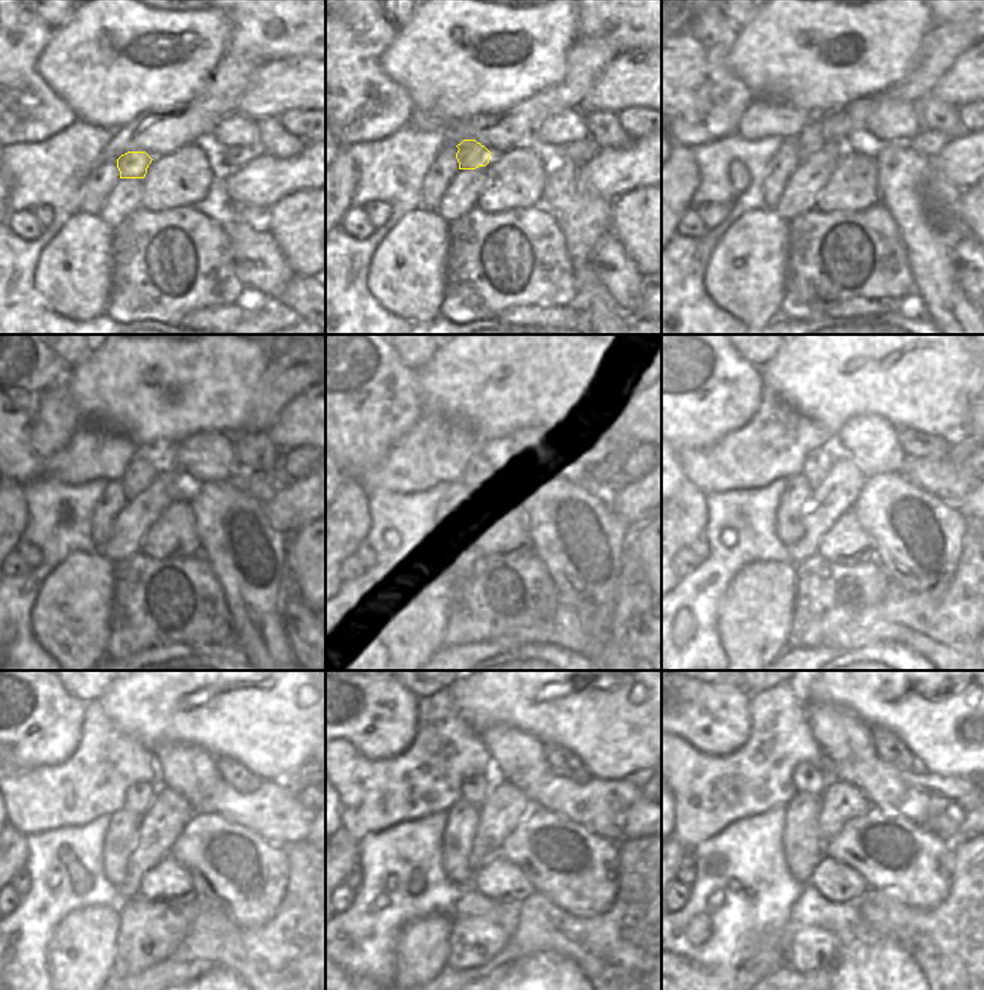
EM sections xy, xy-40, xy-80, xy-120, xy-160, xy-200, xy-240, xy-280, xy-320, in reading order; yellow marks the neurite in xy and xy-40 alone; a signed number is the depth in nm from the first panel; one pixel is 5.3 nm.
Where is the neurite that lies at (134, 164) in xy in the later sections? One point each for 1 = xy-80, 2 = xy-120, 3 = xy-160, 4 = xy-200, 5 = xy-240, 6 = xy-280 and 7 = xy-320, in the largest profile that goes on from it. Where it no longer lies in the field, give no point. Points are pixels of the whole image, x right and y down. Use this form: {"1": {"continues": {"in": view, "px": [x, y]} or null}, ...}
{"1": {"continues": {"in": "xy-80", "px": [810, 140]}}, "2": {"continues": {"in": "xy-120", "px": [140, 473]}}, "3": {"continues": {"in": "xy-160", "px": [480, 468]}}, "4": {"continues": {"in": "xy-200", "px": [816, 465]}}, "5": {"continues": {"in": "xy-240", "px": [138, 797]}}, "6": {"continues": {"in": "xy-280", "px": [474, 789]}}, "7": {"continues": {"in": "xy-320", "px": [807, 779]}}}

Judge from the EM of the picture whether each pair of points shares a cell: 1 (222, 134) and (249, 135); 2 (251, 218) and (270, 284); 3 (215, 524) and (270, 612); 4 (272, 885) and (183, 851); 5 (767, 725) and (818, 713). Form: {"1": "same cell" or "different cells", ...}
{"1": "same cell", "2": "different cells", "3": "same cell", "4": "same cell", "5": "different cells"}

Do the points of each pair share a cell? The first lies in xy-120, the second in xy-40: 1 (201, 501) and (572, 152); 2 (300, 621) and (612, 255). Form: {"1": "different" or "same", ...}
{"1": "different", "2": "same"}

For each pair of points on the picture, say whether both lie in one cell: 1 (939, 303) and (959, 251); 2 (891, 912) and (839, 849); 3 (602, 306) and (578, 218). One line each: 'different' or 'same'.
1: different
2: different
3: same

